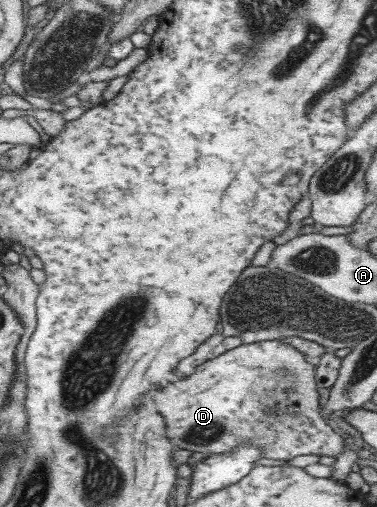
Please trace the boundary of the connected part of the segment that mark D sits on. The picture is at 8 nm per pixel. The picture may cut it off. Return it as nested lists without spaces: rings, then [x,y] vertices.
[[[282,340],[260,341],[241,344],[236,348],[228,348],[225,350],[225,353],[213,359],[208,359],[201,365],[199,364],[195,372],[187,376],[187,379],[167,385],[167,387],[155,397],[155,403],[157,403],[157,407],[159,407],[159,413],[161,413],[163,419],[165,419],[167,439],[169,439],[175,447],[179,447],[179,449],[188,449],[193,452],[201,451],[201,453],[206,454],[227,453],[228,451],[232,451],[234,447],[238,447],[240,443],[252,443],[252,445],[256,445],[256,447],[262,449],[262,457],[266,457],[267,459],[283,459],[283,461],[293,459],[293,457],[297,457],[297,455],[325,455],[325,457],[338,458],[346,450],[343,436],[335,432],[321,415],[322,408],[319,406],[319,393],[317,392],[317,385],[315,384],[315,362]]]

